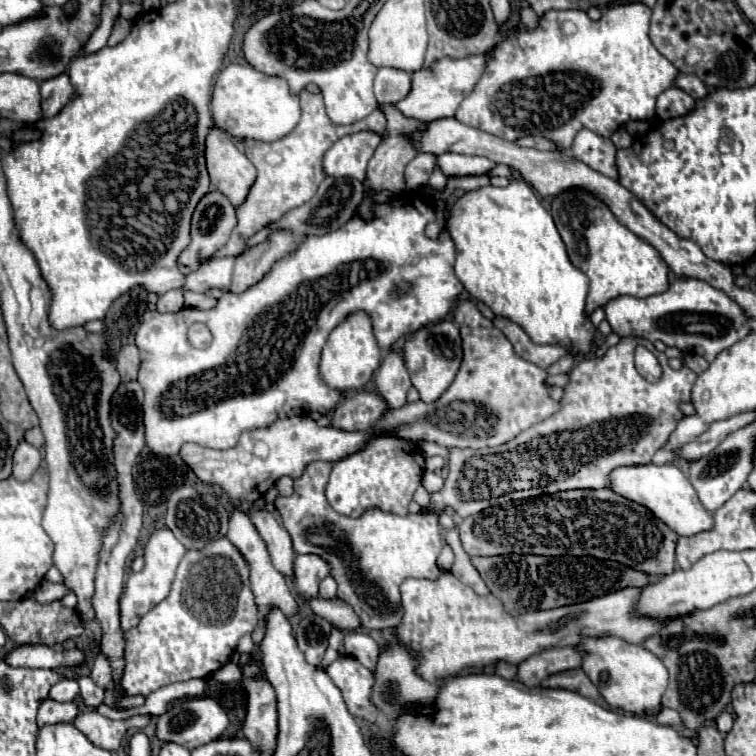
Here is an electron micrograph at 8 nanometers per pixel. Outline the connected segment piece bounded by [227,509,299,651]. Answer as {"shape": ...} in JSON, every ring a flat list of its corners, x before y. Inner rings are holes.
{"shape":[[235,509,231,519,229,519,229,533,227,533,227,539,239,549,239,553,245,557,249,569,251,569,251,591,253,591,253,597,255,597,255,605,257,605,257,611,259,611,259,623,253,631,253,643,255,643,255,651,259,651,259,645,265,637,265,627,267,627,267,615,273,611,273,609,281,609,281,613,285,617,291,617,299,611,299,605,295,601,295,597,291,595,291,589,285,581,285,577,281,577,281,573,277,573,277,569,273,567,271,563,271,557,267,553,267,547,263,543,263,539,259,537,255,525,251,523,249,515,243,513,241,509]]}

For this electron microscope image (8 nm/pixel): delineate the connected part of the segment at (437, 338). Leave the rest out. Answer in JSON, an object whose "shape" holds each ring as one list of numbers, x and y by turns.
{"shape":[[439,321,433,325,427,325,415,333,411,333,403,345,403,359,405,361,423,361,417,371,411,373,411,383,413,387,421,393,421,399,427,403,433,403,445,393,445,389,451,385,455,379,459,365,461,365,461,337,459,337,459,327,455,321]]}

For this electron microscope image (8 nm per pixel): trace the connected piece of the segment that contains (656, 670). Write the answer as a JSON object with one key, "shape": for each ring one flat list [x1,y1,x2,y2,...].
{"shape":[[589,637,583,639,579,645,587,651,581,665,583,671,597,685,599,693,611,707,635,715,655,715,661,711,661,697,667,689,669,673,657,655,647,651,643,645,633,645,619,637]]}

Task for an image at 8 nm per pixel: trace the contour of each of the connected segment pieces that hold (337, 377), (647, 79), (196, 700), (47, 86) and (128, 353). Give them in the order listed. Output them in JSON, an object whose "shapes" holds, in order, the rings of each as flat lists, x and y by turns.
{"shapes":[[[355,311,355,313,349,313,331,331,331,335,325,343,323,355,321,355,321,375,329,387,353,391,353,389,363,387,371,379,371,375,379,367,379,363,381,363,381,349,373,335,371,317,365,311]],[[641,1,605,7,601,9,599,21,589,19,587,13,579,9,547,11,537,29,521,29,513,33,513,37,501,37,497,49,489,53,485,77,481,77,473,93,461,101,455,119,507,141,539,135,553,141,555,151,567,153,581,129,611,137,627,121,655,117,655,99,659,93,675,85,679,69,651,43,649,21,651,9]],[[193,697,193,699,187,699,187,701,173,705,163,715,157,717,155,737,163,743,177,743,187,749,195,749,195,747,201,747,209,741,219,739,223,735,223,731,227,729,227,725,229,725,227,713,223,711,223,707,217,701,213,701,209,697]],[[63,73,61,77,55,77,55,79,43,81,41,89,43,89,43,93,45,91,49,93,49,99,41,99,43,119,55,117,65,107,65,103,75,95,75,89,73,89,67,73]],[[123,345,121,351,117,353,117,369,121,373,121,381,129,383,137,379,139,371,139,353,135,345]]]}

